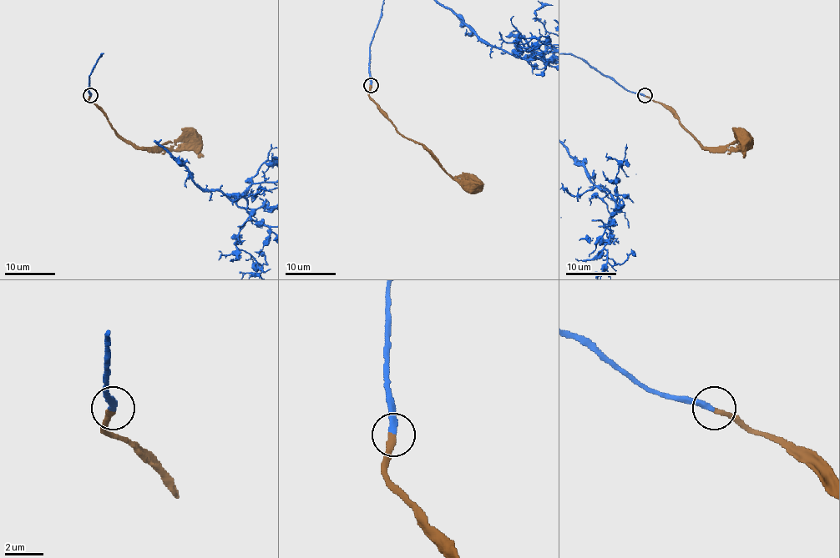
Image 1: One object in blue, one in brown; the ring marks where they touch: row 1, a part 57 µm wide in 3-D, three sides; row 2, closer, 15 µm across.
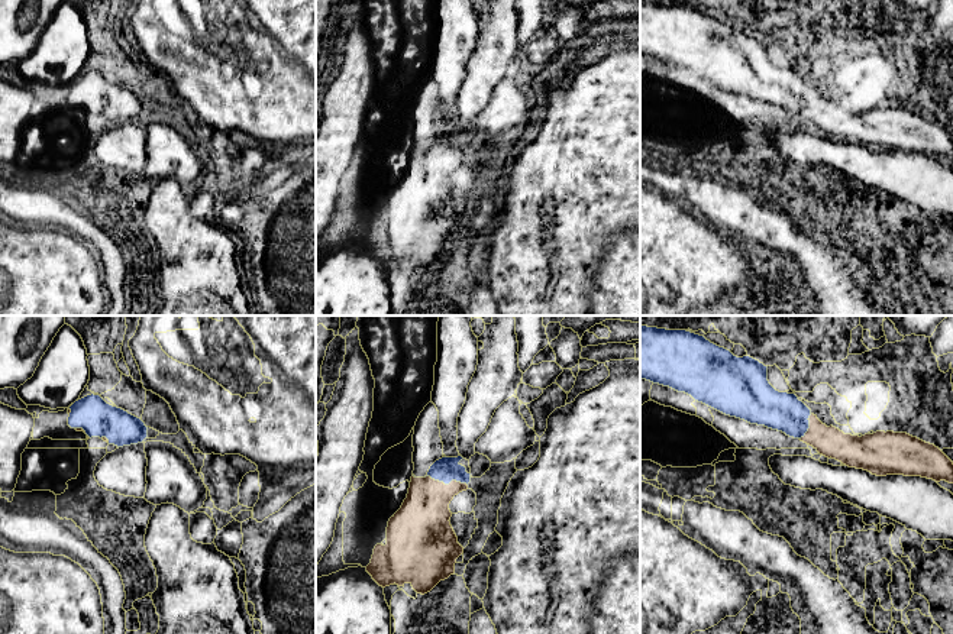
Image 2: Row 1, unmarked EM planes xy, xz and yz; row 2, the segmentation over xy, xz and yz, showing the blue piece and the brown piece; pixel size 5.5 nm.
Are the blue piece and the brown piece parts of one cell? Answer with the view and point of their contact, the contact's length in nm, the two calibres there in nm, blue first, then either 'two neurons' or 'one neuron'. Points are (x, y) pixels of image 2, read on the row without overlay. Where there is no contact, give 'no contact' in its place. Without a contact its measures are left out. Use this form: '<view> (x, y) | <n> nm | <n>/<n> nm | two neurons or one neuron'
xz (446, 159) | 240 nm | 140/280 nm | one neuron

